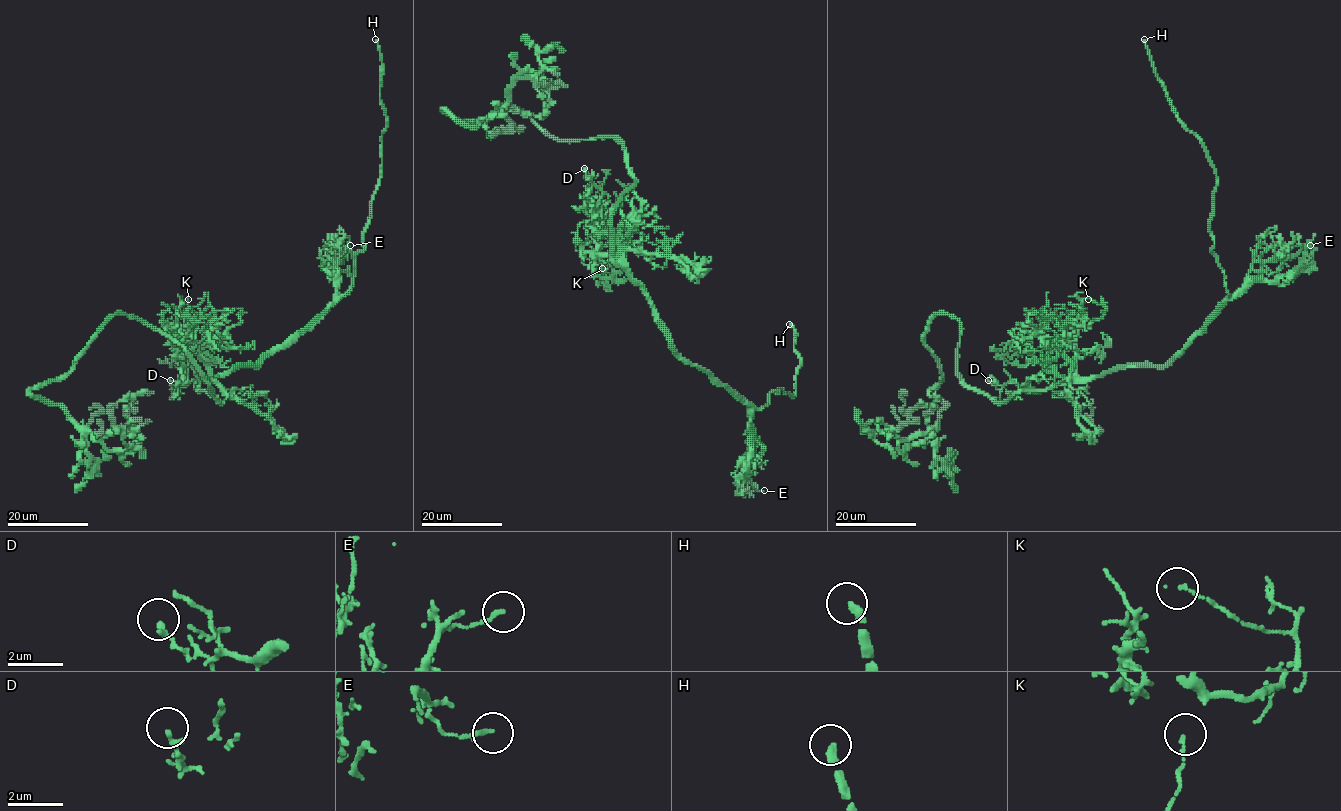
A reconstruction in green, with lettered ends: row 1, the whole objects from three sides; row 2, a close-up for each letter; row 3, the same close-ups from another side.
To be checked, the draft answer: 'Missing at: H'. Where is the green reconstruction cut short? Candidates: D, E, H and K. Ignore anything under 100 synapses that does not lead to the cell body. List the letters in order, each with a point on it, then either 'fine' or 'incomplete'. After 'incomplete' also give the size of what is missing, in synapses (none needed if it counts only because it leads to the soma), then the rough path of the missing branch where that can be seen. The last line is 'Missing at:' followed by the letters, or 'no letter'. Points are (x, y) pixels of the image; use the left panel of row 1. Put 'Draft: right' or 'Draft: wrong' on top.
Draft: right
D: at (170, 380); fine
E: at (350, 245); fine
H: at (375, 39); incomplete
K: at (188, 299); fine
Missing at: H

